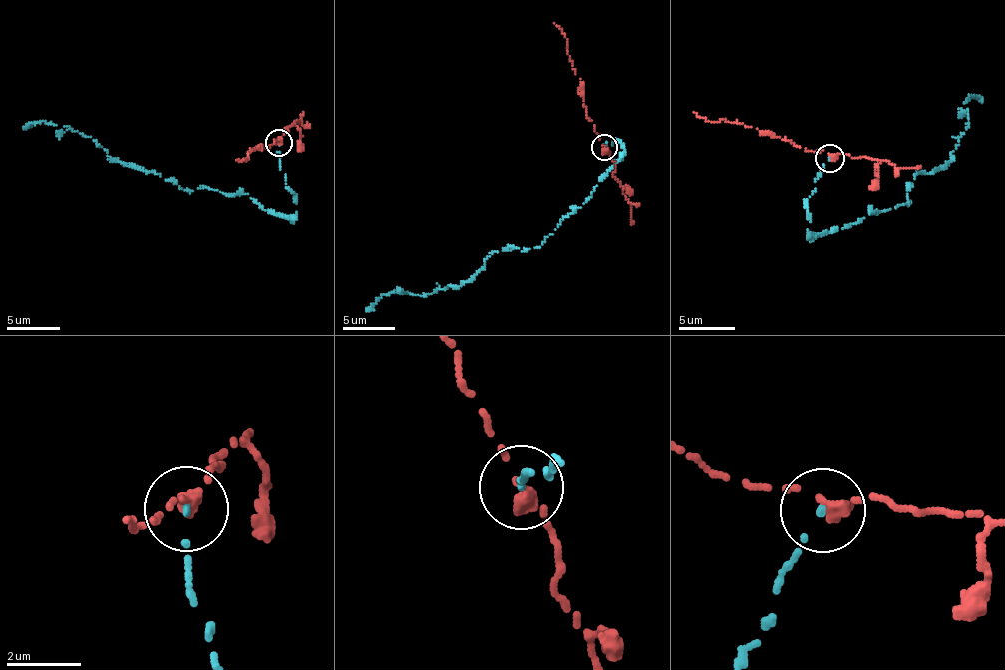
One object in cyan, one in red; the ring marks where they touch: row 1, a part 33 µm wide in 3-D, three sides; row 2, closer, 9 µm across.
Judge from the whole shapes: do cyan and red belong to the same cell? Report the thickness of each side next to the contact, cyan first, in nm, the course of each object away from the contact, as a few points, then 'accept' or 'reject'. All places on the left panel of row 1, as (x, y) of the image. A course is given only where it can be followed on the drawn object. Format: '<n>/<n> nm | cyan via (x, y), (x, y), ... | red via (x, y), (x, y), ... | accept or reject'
130/400 nm | cyan via (279, 142), (290, 216), (248, 194), (184, 190), (45, 121), (23, 129) | red via (279, 141), (252, 149), (248, 159), (236, 160) | reject

